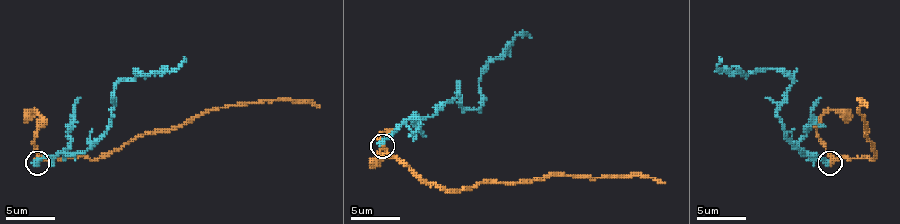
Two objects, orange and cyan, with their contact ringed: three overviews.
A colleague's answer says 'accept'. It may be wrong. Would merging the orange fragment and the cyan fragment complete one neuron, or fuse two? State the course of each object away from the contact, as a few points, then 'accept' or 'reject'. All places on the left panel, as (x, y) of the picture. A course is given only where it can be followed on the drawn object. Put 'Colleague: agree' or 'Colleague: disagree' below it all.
orange runs (37, 163), (78, 156), (99, 158), (142, 133), (177, 129), (220, 107), (263, 100), (299, 100), (319, 107); cyan runs (37, 163), (85, 150), (109, 124), (114, 88), (131, 81), (135, 69), (165, 73), (184, 56); reject
Colleague: disagree

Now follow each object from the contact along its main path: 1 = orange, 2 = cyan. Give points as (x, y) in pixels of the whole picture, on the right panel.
1: (830, 163), (864, 156), (874, 158), (860, 107), (861, 100), (860, 100), (867, 107)
2: (830, 163), (804, 153), (787, 136), (777, 107), (794, 81), (783, 71), (727, 73), (717, 66), (719, 56)

